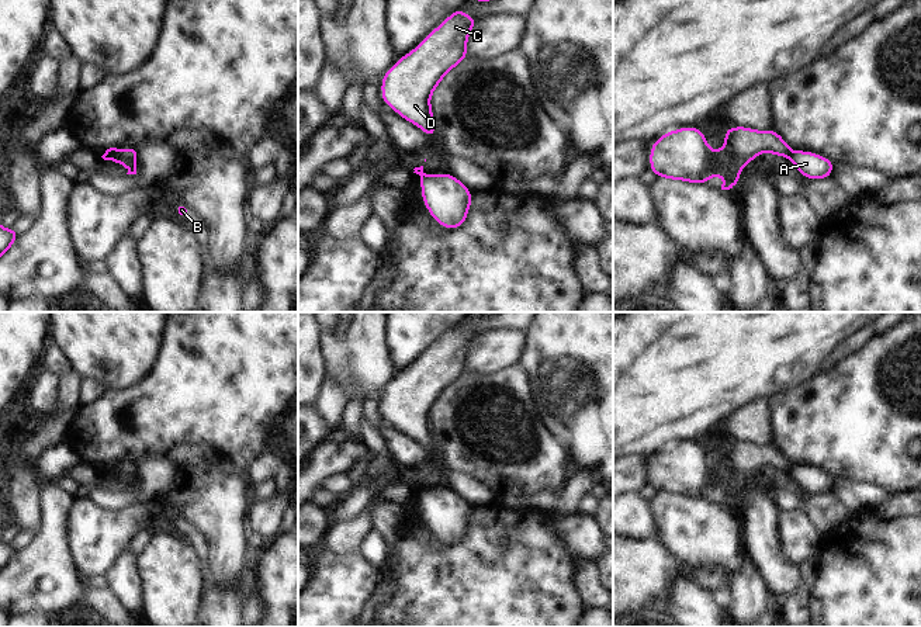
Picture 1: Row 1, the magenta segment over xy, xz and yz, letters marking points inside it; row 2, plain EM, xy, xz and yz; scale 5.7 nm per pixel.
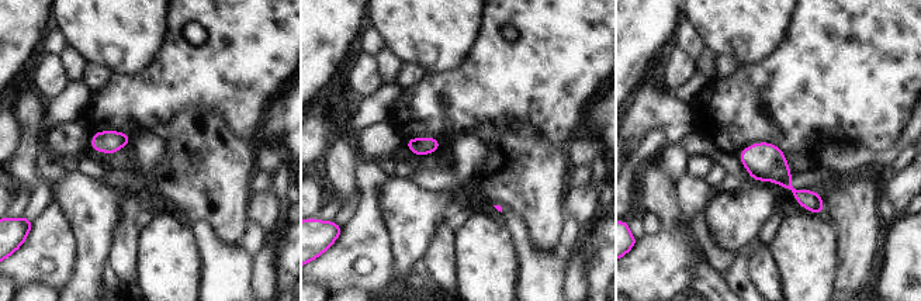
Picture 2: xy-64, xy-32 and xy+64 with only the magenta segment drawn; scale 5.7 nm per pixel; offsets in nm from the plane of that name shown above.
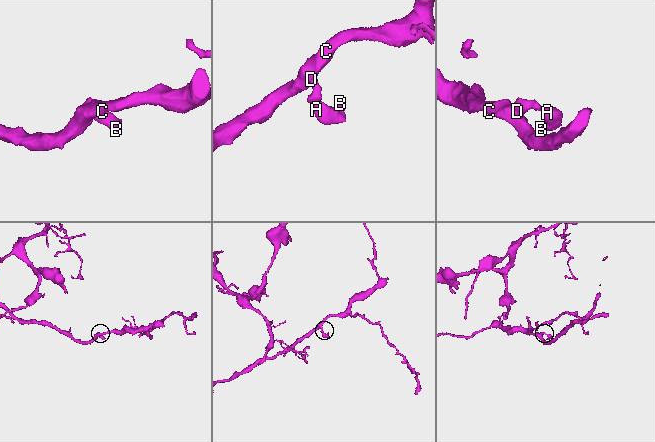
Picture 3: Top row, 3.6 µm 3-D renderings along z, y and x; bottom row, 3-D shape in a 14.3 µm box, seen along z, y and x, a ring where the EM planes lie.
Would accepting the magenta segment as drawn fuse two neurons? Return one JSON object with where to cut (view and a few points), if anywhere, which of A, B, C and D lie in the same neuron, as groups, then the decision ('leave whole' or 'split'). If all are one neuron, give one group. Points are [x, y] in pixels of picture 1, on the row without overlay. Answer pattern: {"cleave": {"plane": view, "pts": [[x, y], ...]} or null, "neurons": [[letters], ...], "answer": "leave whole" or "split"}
{"cleave": {"plane": "xy", "pts": [[120, 464], [111, 474]]}, "neurons": [["A", "B"], ["C", "D"]], "answer": "split"}

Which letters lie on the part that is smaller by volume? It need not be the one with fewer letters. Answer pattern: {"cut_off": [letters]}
{"cut_off": ["A", "B"]}

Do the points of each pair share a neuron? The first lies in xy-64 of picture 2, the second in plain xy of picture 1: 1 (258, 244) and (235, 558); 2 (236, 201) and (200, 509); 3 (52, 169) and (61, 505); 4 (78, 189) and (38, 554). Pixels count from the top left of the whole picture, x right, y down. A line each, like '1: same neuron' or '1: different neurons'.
1: different neurons
2: same neuron
3: same neuron
4: different neurons

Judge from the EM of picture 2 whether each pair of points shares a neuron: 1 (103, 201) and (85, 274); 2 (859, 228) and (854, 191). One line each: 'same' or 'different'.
1: same
2: same

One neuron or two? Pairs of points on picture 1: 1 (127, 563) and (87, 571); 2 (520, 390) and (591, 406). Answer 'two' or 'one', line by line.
1: two
2: two

